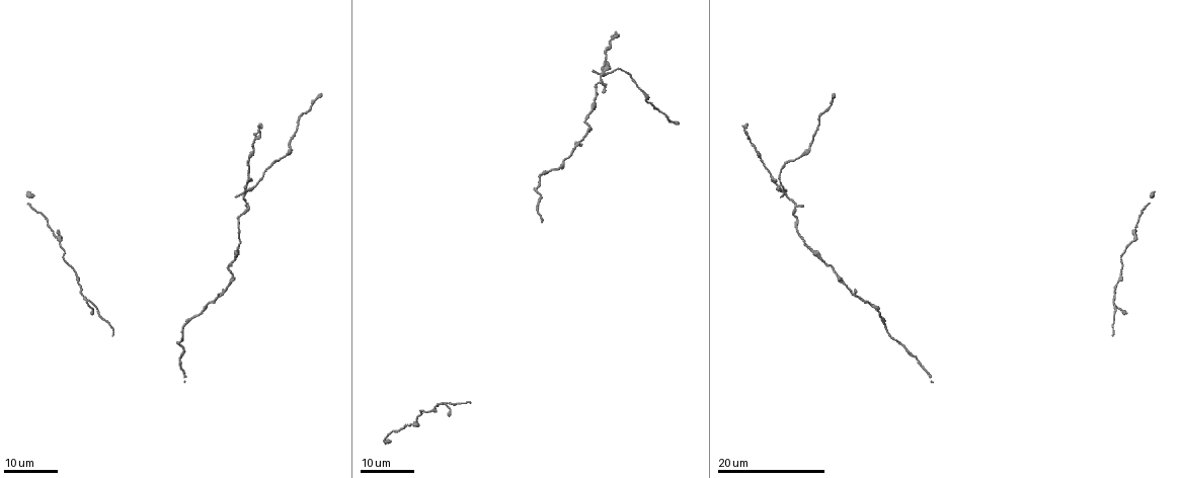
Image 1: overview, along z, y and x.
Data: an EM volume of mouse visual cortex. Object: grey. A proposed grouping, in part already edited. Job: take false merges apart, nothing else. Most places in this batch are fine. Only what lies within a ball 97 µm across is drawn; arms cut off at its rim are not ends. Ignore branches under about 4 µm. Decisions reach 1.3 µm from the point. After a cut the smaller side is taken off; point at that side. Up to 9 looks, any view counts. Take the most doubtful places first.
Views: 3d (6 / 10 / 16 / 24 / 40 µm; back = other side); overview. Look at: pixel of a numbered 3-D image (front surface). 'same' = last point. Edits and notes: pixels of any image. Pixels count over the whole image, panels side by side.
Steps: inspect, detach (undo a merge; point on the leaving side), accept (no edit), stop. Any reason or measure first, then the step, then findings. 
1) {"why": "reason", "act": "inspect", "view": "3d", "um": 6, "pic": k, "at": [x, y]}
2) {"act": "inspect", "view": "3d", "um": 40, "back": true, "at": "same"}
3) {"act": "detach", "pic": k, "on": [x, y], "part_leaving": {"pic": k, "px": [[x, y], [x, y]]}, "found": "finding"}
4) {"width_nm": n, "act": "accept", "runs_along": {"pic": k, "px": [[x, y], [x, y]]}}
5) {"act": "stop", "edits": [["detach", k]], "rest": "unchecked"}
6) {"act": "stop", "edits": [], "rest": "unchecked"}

{"why": "branch point", "act": "inspect", "view": "3d", "um": 16, "pic": 1, "at": [603, 73]}

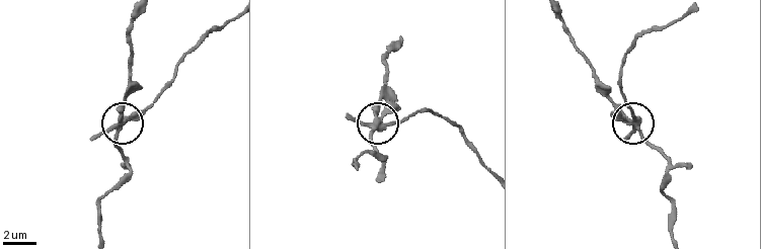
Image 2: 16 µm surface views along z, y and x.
{"why": "zoom in", "act": "inspect", "view": "3d", "um": 10, "pic": 2, "at": [380, 126]}

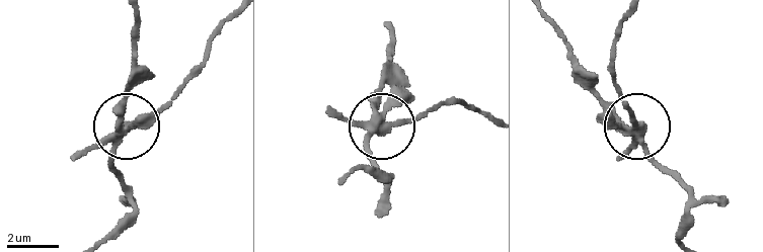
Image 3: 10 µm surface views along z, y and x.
{"act": "detach", "pic": 3, "on": [406, 119], "part_leaving": {"pic": 3, "px": [[378, 128], [408, 122], [448, 101], [487, 114]]}, "found": "a second neuron is stuck on"}

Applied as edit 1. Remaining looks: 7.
{"why": "sudden change in width", "act": "inspect", "view": "3d", "um": 24, "pic": 1, "at": [590, 109]}

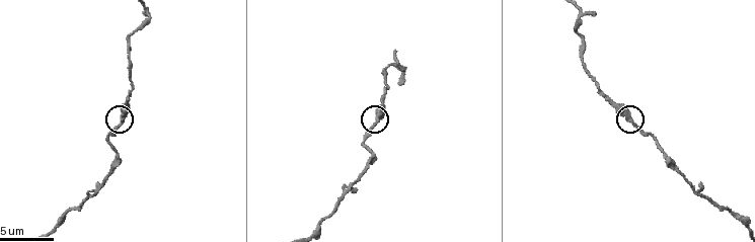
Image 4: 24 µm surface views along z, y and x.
{"act": "inspect", "view": "3d", "um": 6, "pic": 4, "at": [123, 120]}

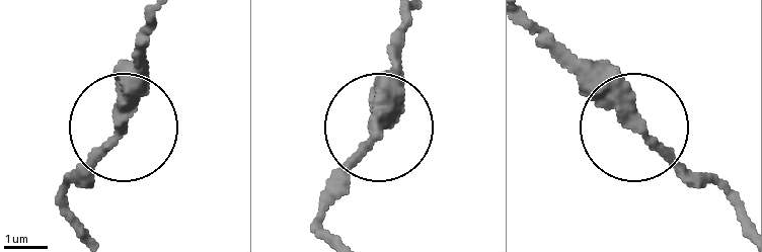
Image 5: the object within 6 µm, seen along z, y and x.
{"act": "accept", "runs_along": {"pic": 5, "px": [[740, 211], [675, 167], [558, 52]]}, "found": "one neuron here"}

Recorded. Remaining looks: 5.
{"why": "narrows sharply", "act": "inspect", "view": "3d", "um": 6, "pic": 4, "at": [387, 68]}

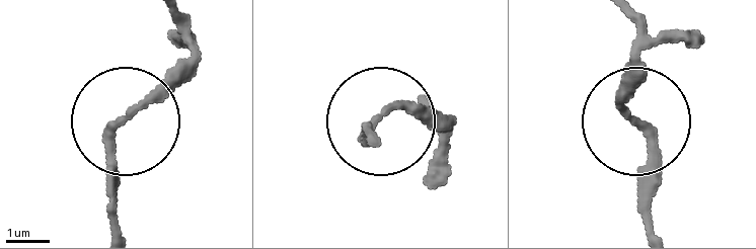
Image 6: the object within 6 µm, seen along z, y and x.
{"act": "accept", "runs_along": {"pic": 6, "px": [[371, 141], [382, 115], [404, 104], [455, 115]]}, "found": "all the same neuron"}

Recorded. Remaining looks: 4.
{"why": "sudden change in width", "act": "inspect", "view": "3d", "um": 10, "pic": 4, "at": [319, 224]}

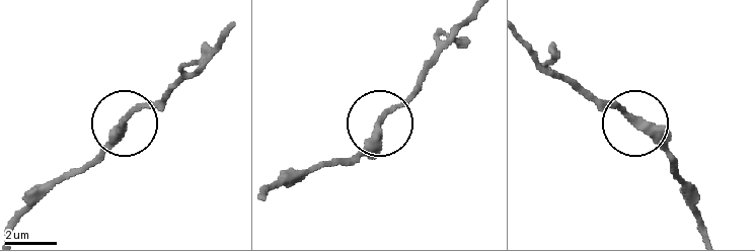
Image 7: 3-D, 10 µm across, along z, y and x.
{"act": "accept", "runs_along": {"pic": 7, "px": [[269, 191], [354, 157], [424, 80]]}, "found": "continuous, no second neuron"}

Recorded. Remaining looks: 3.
{"act": "stop", "edits": [["detach", 3]], "rest": "unchecked"}

